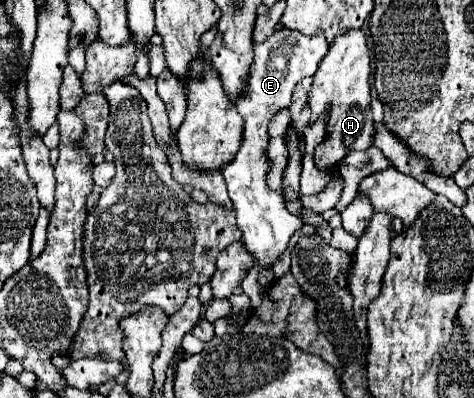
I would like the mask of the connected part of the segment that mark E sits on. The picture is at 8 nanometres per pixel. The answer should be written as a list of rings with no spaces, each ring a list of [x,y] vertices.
[[[278,30],[260,46],[254,46],[254,64],[248,78],[248,92],[236,102],[236,110],[244,118],[244,134],[242,146],[236,154],[236,160],[224,168],[224,178],[228,184],[230,200],[234,202],[238,228],[242,230],[242,242],[248,248],[254,264],[260,268],[272,268],[280,256],[286,252],[288,242],[296,230],[302,228],[302,218],[292,216],[286,206],[282,192],[272,192],[266,184],[266,174],[270,170],[270,162],[266,158],[268,150],[268,122],[272,116],[288,108],[294,86],[304,76],[314,76],[320,60],[328,52],[328,42],[324,34],[304,36],[300,32]]]

